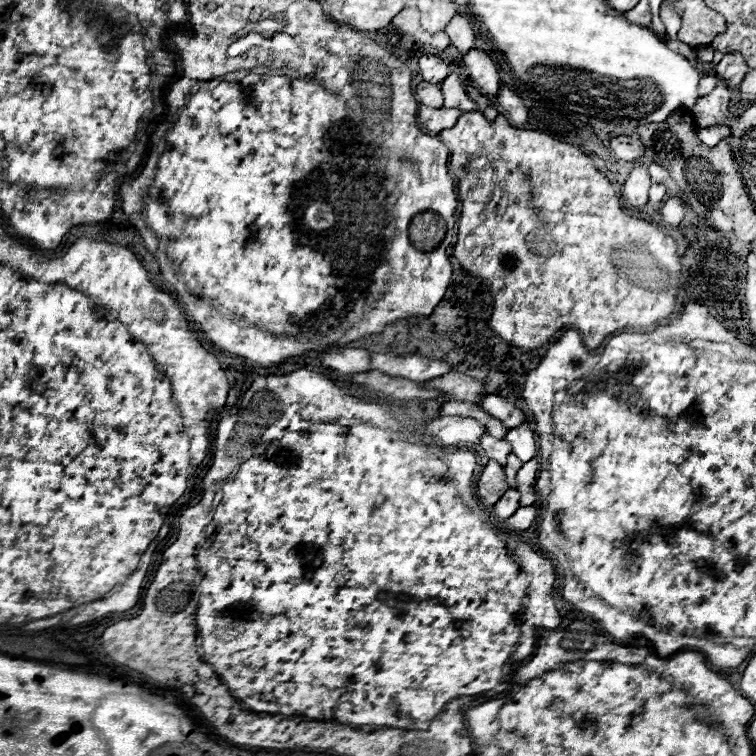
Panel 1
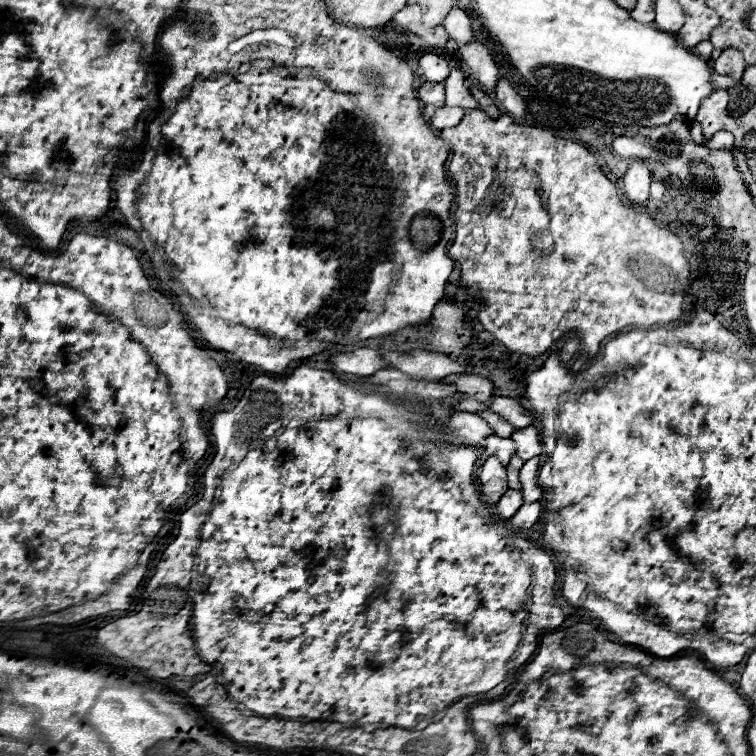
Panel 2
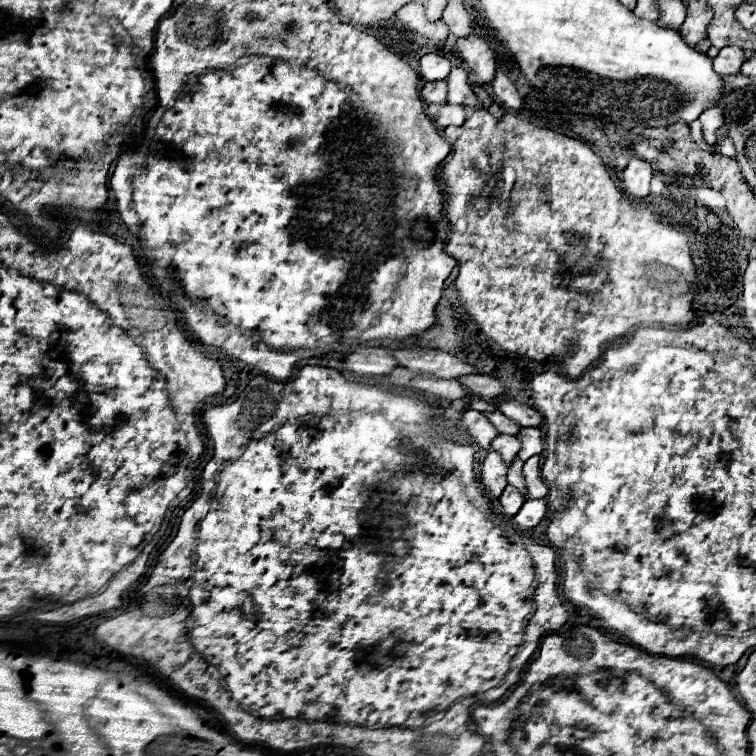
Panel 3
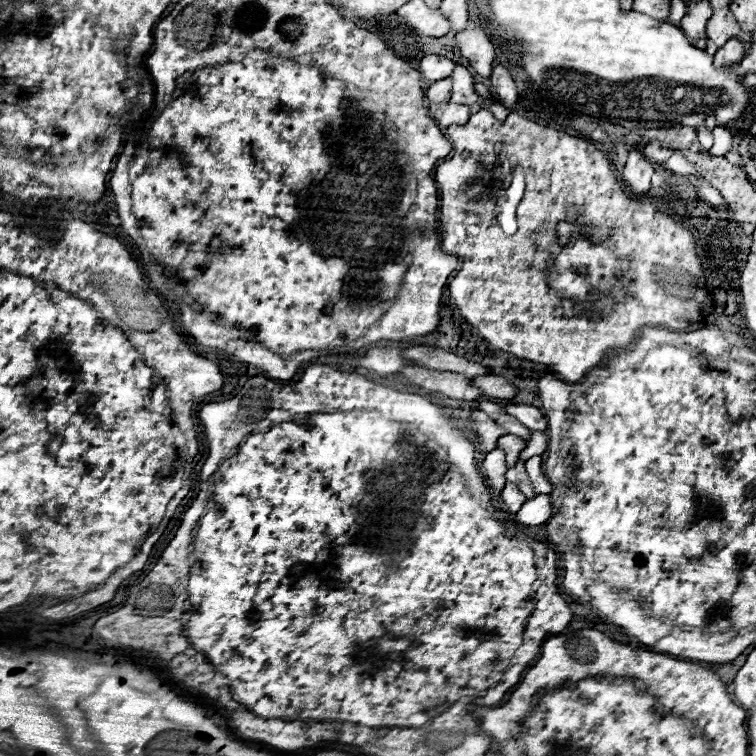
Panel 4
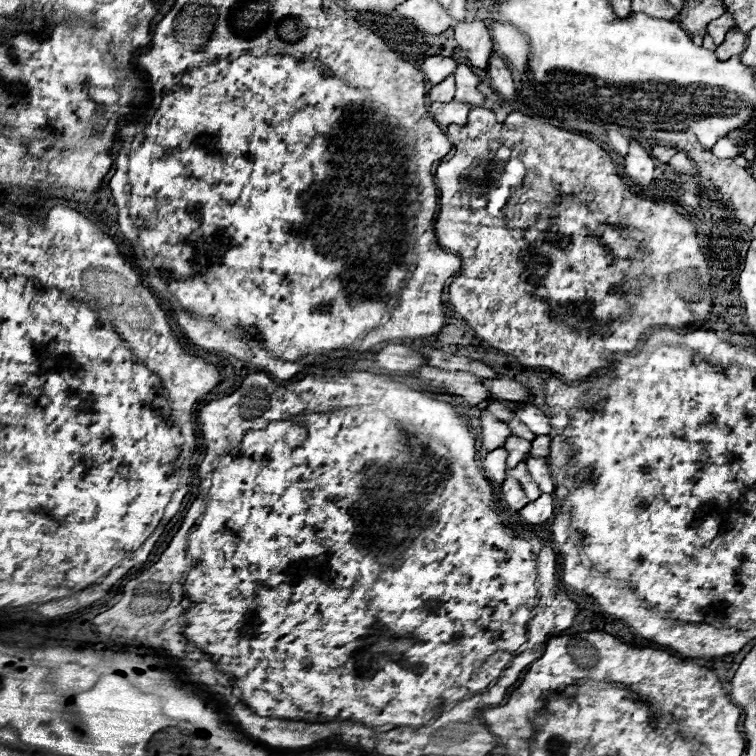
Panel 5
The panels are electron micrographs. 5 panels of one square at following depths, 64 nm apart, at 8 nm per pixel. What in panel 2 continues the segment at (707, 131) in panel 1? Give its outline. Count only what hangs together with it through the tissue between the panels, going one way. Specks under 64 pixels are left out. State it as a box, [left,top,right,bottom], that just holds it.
[704,130,734,150]

